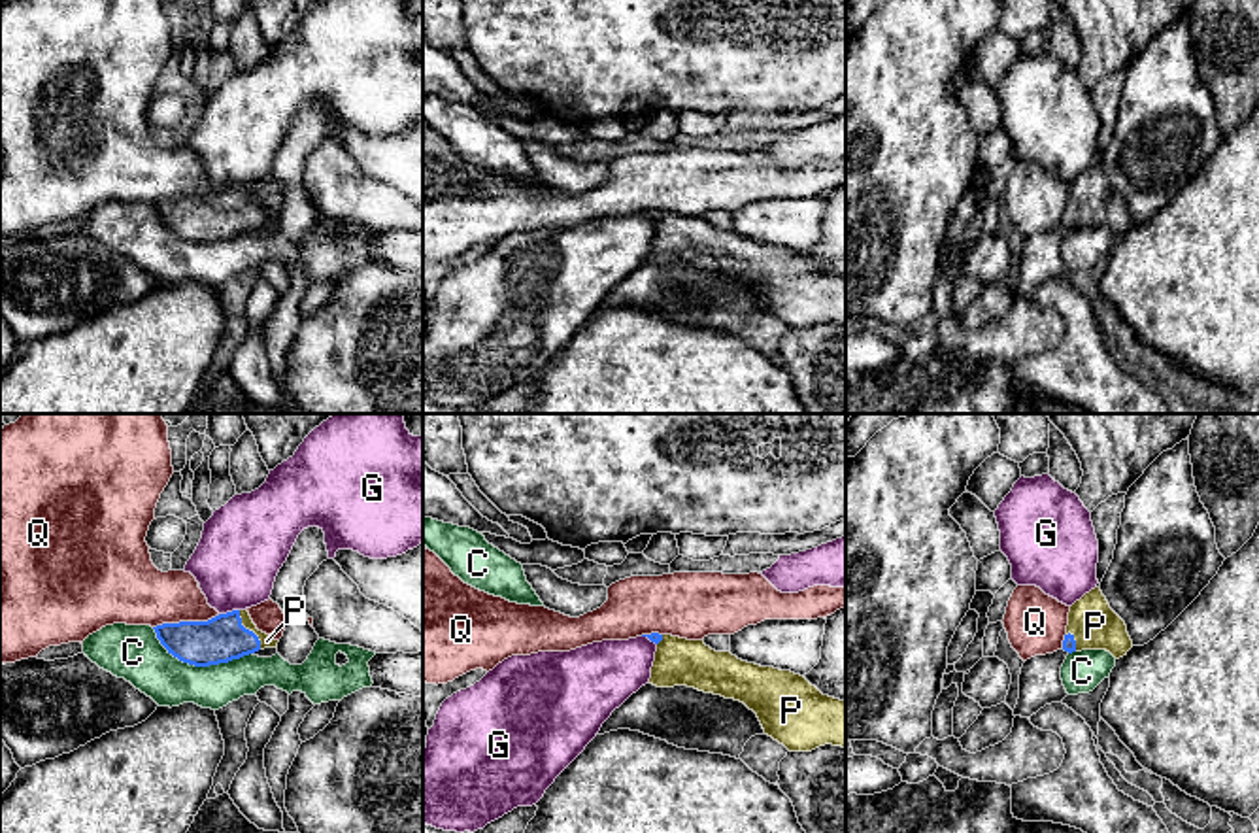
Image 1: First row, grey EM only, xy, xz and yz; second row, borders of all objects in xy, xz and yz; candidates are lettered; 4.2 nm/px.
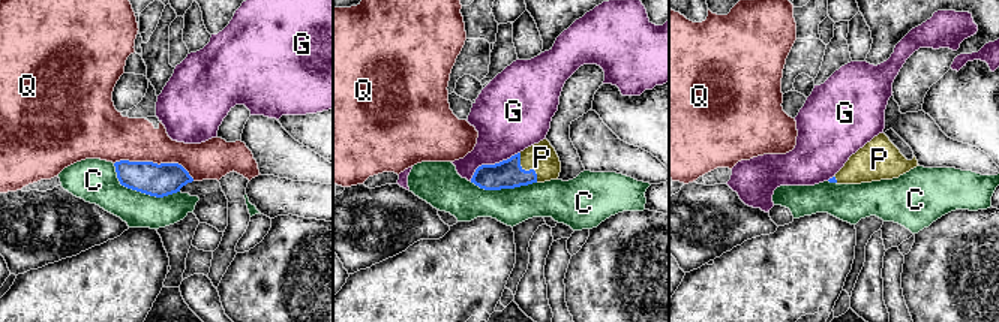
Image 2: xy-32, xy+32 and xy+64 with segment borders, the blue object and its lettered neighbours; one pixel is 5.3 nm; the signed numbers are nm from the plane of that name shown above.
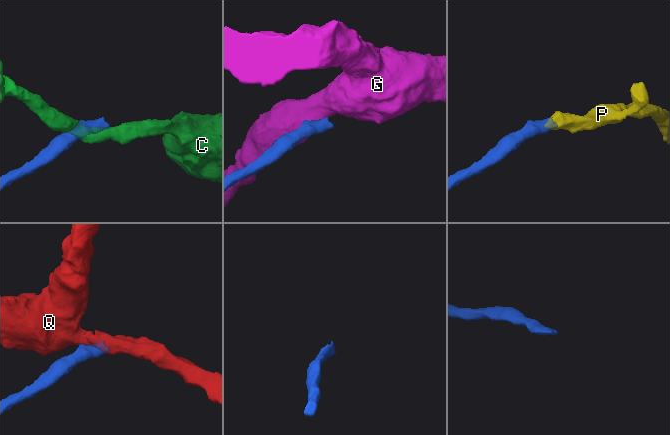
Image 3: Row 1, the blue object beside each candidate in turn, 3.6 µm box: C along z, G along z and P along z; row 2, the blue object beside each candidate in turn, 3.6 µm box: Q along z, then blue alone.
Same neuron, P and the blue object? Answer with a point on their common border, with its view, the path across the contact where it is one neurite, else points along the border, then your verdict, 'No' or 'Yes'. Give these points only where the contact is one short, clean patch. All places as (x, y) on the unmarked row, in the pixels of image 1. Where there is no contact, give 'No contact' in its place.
Touches blue at xy (248, 206). Path across: xy (221, 216), (248, 206), (261, 218), (267, 218). Yes

